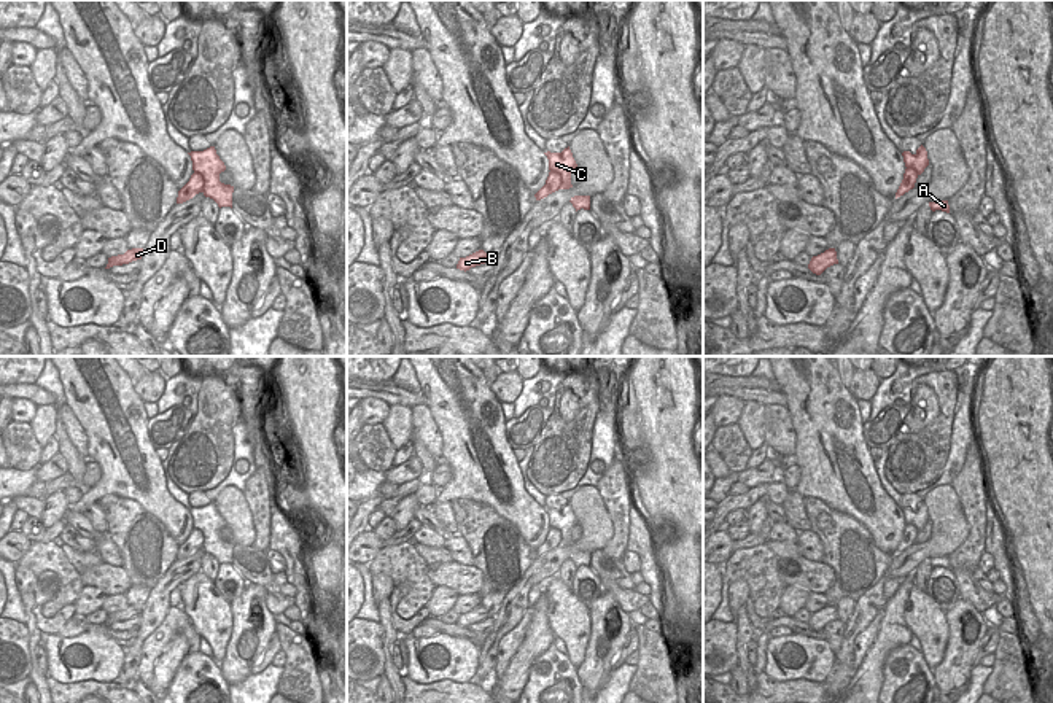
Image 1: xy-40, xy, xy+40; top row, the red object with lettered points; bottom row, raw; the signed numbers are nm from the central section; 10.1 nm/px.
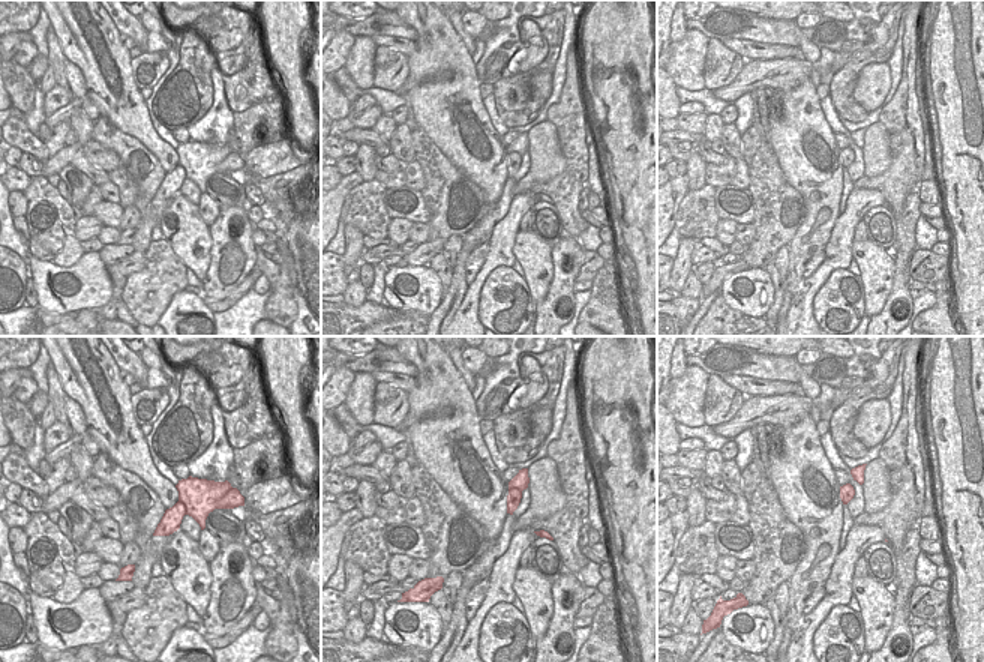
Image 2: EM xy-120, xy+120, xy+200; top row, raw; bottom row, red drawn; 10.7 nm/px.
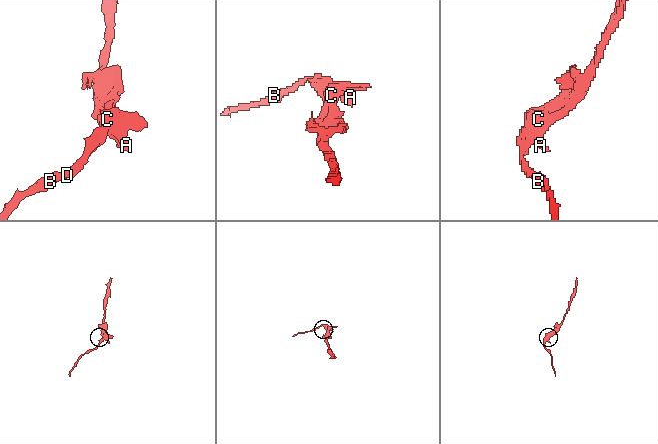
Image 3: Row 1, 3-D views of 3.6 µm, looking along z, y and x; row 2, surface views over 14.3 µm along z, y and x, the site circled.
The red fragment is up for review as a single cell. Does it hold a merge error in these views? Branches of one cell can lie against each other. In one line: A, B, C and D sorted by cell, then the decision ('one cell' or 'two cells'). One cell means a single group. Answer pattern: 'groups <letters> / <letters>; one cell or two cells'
groups A C / B D; two cells

